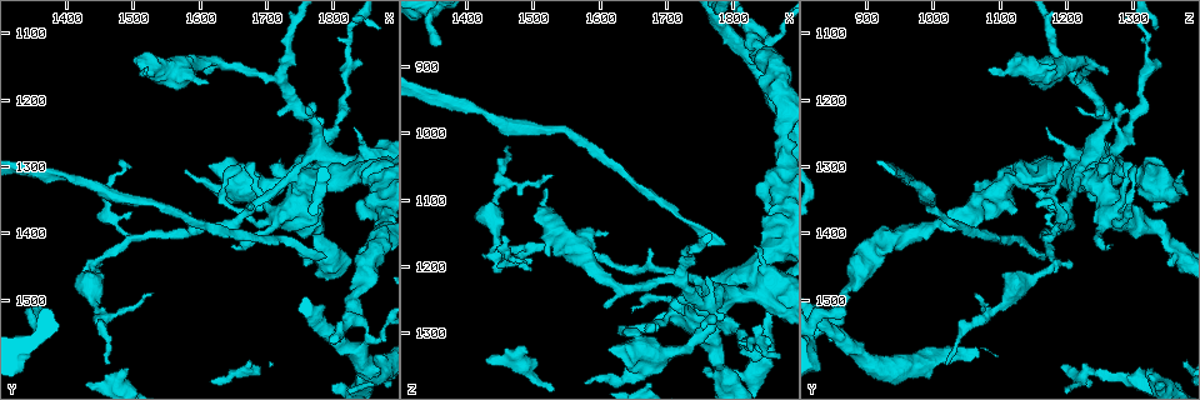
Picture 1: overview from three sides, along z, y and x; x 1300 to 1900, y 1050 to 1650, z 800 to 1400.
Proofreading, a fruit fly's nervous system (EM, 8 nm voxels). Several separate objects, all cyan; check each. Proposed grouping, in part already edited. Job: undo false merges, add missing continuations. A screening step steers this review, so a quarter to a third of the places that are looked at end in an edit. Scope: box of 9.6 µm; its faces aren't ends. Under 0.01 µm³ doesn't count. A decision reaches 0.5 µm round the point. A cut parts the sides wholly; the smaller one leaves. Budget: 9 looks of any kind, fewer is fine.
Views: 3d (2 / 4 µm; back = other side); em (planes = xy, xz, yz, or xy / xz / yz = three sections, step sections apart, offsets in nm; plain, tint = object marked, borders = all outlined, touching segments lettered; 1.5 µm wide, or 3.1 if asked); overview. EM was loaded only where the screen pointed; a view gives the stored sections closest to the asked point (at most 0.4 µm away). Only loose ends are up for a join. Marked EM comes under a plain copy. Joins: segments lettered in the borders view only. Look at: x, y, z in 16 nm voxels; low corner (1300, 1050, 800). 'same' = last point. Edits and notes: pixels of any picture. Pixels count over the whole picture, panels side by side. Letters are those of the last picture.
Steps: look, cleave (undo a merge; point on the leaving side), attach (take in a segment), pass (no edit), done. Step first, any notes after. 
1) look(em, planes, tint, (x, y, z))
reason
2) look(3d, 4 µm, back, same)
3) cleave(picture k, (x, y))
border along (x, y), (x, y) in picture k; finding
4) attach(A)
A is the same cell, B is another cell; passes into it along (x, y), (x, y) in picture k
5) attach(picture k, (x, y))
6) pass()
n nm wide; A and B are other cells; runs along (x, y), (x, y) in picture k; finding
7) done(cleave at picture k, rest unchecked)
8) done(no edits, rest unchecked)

look(em, planes, borders, (1785, 1435, 1170))
an open end

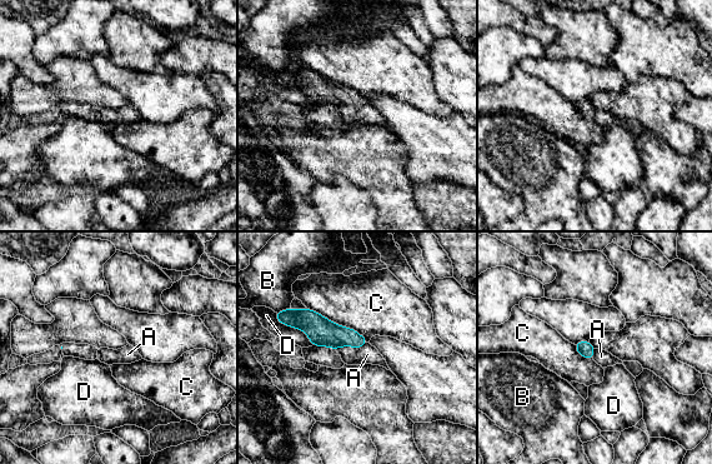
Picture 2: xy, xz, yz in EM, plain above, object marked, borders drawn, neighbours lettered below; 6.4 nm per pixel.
attach(A)
A is the same cell, B, C and D are other cells; passes into it along (321, 332), (351, 345), (367, 354) in picture 2; the neuron continues

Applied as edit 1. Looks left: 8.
look(overview)

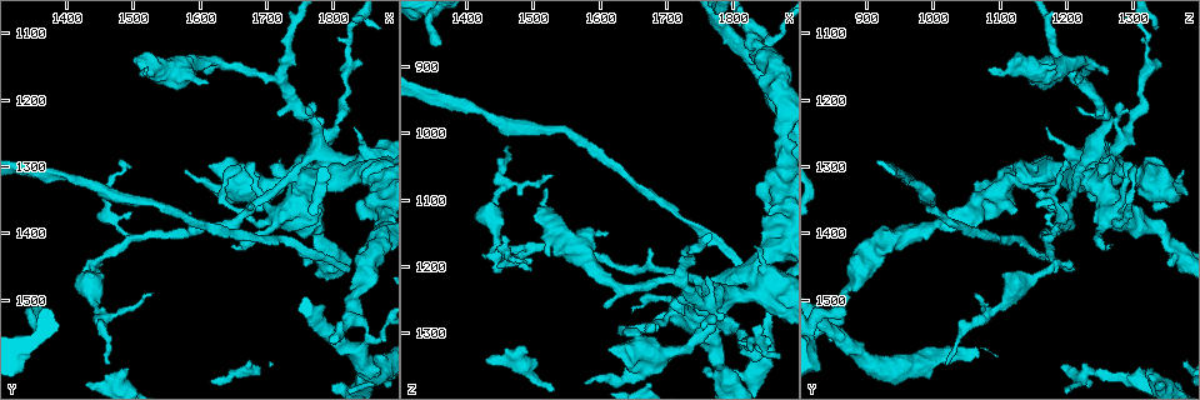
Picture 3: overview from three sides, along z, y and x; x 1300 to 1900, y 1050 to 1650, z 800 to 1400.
look(em, planes, tint, (1525, 1490, 1065))
an open end

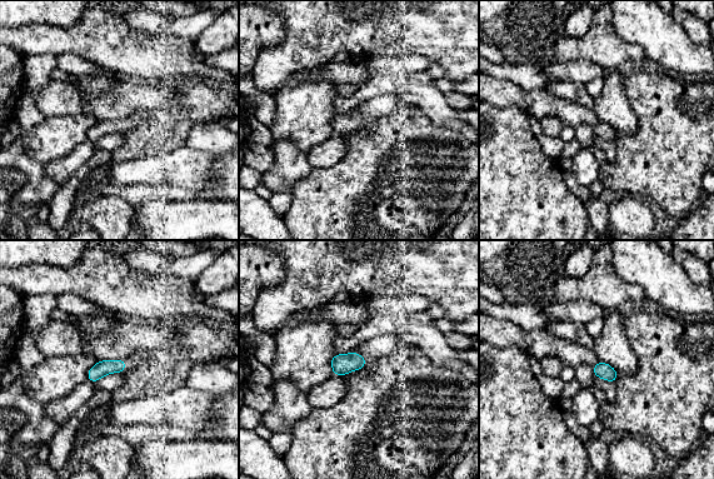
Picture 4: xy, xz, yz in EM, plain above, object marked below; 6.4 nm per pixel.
look(em, planes, borders, same)

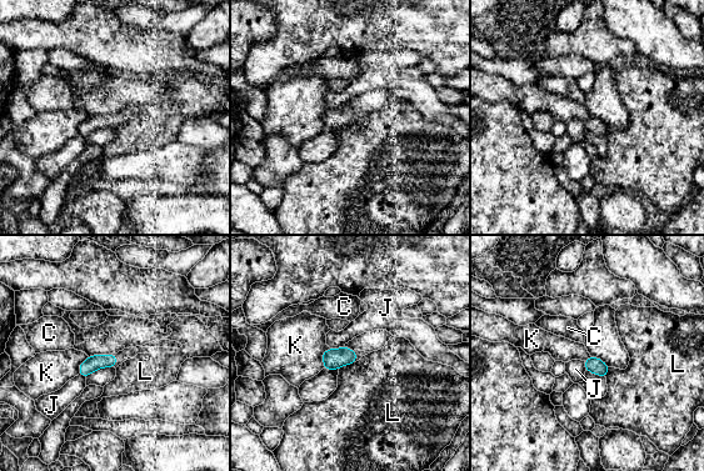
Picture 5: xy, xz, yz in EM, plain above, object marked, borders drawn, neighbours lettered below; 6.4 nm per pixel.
pass()
C, J, K and L are other cells; border along (329, 347), (321, 355), (323, 367) in picture 5; none of them fits

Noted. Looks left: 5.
look(em, planes, borders, (1525, 1150, 1185))
branch stops here

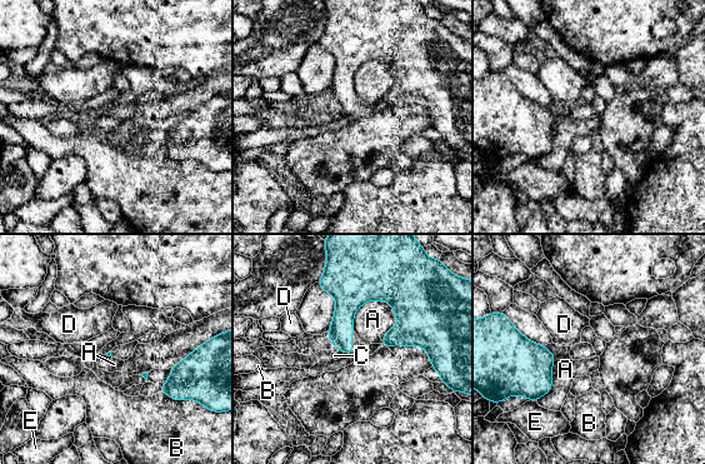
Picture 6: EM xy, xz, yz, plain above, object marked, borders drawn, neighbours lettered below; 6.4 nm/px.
pass()
A, B, C, D and E are other cells; border along (390, 303), (365, 302), (353, 330) in picture 6; no lettered segment goes on from it

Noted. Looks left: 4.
done(attach at picture 2, rest unchecked)

